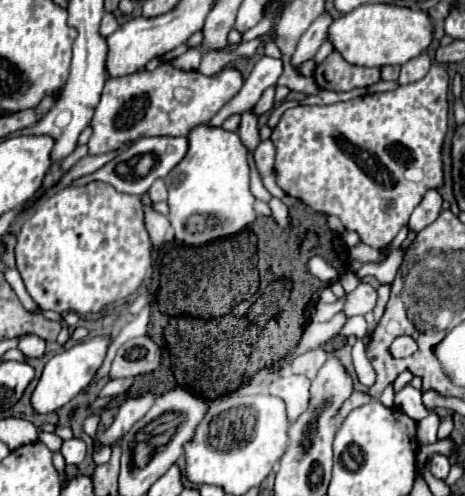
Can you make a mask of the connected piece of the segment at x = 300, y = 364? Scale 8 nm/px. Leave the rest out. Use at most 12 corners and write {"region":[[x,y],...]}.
{"region":[[321,348],[307,350],[293,360],[293,374],[309,380],[327,360]]}

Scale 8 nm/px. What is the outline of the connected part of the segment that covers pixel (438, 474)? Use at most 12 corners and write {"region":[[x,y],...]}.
{"region":[[433,454],[431,472],[435,478],[445,480],[449,474],[449,458]]}

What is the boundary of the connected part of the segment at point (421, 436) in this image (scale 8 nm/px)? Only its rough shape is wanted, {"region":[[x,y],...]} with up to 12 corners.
{"region":[[431,412],[417,422],[419,444],[435,444],[439,414]]}

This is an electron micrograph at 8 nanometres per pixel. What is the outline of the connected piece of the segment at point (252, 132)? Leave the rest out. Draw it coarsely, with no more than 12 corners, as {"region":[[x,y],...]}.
{"region":[[251,110],[241,114],[239,134],[249,152],[259,140],[257,116]]}

